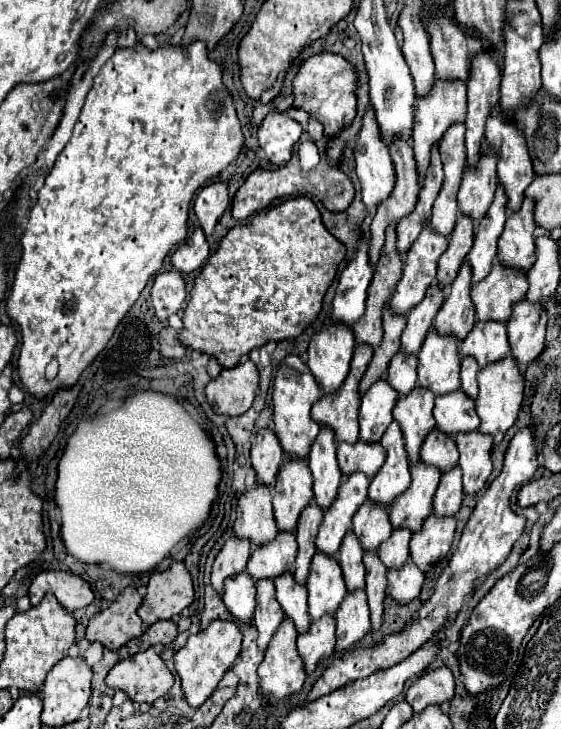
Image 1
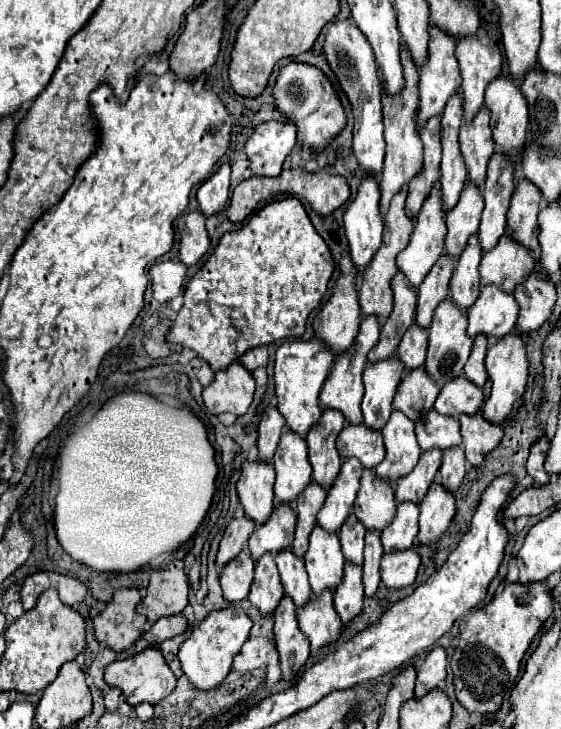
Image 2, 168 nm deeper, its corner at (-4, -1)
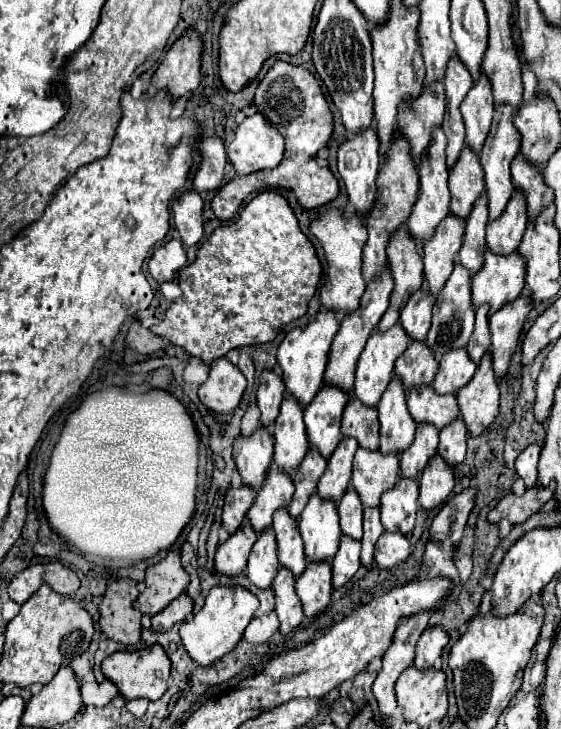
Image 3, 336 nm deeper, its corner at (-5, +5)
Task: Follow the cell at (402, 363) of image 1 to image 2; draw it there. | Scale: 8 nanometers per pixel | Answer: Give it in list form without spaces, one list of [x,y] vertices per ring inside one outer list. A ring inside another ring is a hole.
[[[412,323],[396,349],[396,357],[410,371],[424,365],[426,349],[428,349],[428,331],[424,327],[418,327],[418,323]]]

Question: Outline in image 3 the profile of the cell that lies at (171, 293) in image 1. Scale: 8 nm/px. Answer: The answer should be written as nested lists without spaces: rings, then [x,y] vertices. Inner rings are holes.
[[[171,239],[169,243],[157,247],[149,259],[149,273],[157,283],[175,281],[181,267],[185,267],[187,255],[185,247],[179,239]]]

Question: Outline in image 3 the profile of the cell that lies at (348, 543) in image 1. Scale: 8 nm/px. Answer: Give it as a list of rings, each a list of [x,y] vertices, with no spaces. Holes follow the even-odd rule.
[[[353,487],[337,503],[337,511],[339,511],[339,517],[341,517],[343,535],[347,535],[355,541],[361,541],[361,537],[363,537],[363,527],[361,527],[361,523],[363,523],[363,505],[361,505],[359,495],[355,493]]]

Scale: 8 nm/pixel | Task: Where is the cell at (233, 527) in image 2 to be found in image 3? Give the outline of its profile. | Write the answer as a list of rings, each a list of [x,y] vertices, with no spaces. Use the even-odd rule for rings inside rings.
[[[241,487],[241,489],[229,489],[225,495],[225,505],[223,505],[223,527],[229,535],[237,533],[241,523],[247,517],[247,511],[253,505],[253,497],[255,491],[249,487]]]

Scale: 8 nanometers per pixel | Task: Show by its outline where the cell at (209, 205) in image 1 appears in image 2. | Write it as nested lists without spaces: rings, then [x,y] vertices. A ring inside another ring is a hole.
[[[222,163],[218,171],[200,185],[196,199],[200,203],[200,211],[208,217],[222,211],[228,203],[230,195],[230,165]]]

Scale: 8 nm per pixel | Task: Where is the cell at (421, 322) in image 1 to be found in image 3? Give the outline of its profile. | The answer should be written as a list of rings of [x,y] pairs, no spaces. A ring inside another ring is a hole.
[[[447,215],[435,233],[435,237],[423,245],[423,263],[425,263],[425,281],[429,285],[429,293],[437,297],[439,289],[445,287],[447,277],[455,267],[457,253],[461,249],[465,225],[459,225],[455,217]]]

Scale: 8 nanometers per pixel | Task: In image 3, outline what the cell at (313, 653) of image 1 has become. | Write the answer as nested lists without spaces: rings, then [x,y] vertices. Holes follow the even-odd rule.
[[[307,565],[307,573],[295,583],[295,591],[309,619],[327,611],[331,603],[331,565]]]

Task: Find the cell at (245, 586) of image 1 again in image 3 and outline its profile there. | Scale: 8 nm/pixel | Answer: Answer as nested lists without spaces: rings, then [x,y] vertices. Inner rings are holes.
[[[243,521],[243,529],[239,533],[231,535],[215,553],[215,569],[221,575],[235,577],[241,575],[247,567],[249,553],[253,549],[253,543],[257,541],[257,533]]]

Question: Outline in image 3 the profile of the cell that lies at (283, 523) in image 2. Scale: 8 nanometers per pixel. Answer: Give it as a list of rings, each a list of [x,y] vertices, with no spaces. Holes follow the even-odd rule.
[[[271,467],[267,473],[267,481],[263,483],[261,491],[257,491],[255,495],[255,505],[251,507],[251,513],[247,513],[251,527],[257,533],[269,529],[273,523],[273,513],[277,509],[289,507],[291,499],[293,499],[291,477]]]

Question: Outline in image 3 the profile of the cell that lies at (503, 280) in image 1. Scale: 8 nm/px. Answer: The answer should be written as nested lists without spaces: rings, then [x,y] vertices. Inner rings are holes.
[[[513,193],[499,221],[487,225],[487,249],[495,255],[511,255],[517,251],[527,229],[527,213],[523,213],[523,197]]]

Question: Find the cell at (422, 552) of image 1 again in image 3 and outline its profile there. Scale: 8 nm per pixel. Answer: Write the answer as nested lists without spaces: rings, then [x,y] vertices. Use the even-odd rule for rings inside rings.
[[[437,455],[435,459],[429,461],[427,469],[421,475],[417,505],[423,511],[431,511],[431,509],[443,505],[445,499],[449,497],[449,493],[453,491],[453,485],[455,485],[453,469]]]

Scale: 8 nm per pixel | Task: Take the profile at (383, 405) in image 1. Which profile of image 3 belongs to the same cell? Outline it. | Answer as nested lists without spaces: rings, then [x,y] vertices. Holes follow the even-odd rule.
[[[395,325],[395,329],[389,329],[387,333],[379,333],[373,331],[373,335],[369,337],[359,363],[357,363],[357,371],[355,371],[355,397],[367,405],[367,407],[377,407],[381,395],[385,393],[385,389],[391,383],[393,377],[393,369],[395,369],[395,361],[405,353],[405,349],[409,347],[407,341],[407,333],[403,333],[401,325]]]

